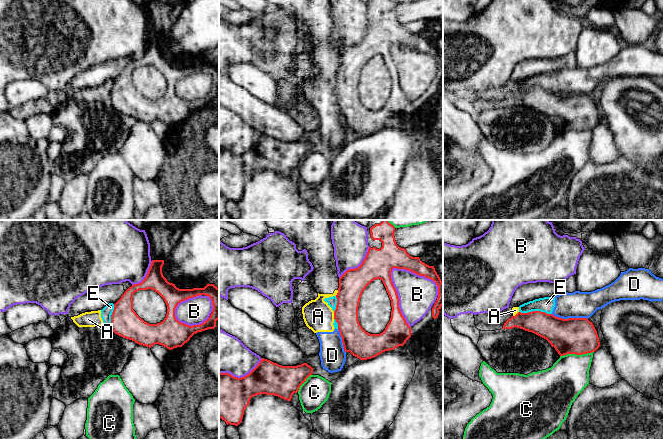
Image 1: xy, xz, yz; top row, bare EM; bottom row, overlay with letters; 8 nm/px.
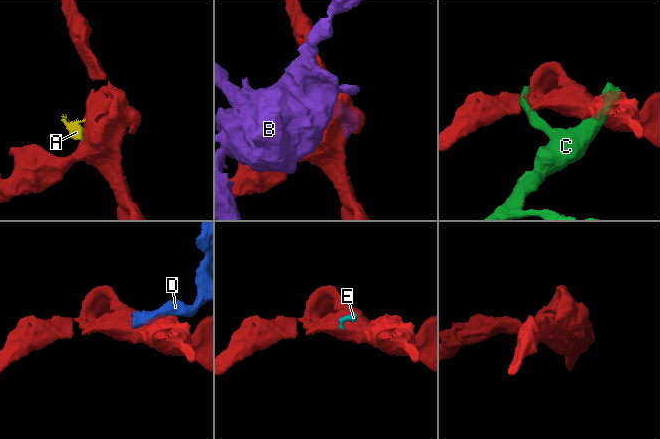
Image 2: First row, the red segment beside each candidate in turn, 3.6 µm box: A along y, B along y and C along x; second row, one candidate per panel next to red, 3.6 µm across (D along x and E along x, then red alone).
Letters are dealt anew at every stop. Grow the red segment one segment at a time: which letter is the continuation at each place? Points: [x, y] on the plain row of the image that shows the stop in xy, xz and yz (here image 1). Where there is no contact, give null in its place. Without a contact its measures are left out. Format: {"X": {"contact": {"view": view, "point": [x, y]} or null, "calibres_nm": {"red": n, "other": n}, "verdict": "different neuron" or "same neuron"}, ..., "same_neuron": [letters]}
{"A": {"contact": {"view": "xz", "point": [334, 91]}, "calibres_nm": {"red": 200, "other": 240}, "verdict": "different neuron"}, "B": {"contact": {"view": "xz", "point": [398, 73]}, "calibres_nm": {"red": 170, "other": 300}, "verdict": "different neuron"}, "C": {"contact": {"view": "yz", "point": [576, 130]}, "calibres_nm": {"red": 300, "other": 320}, "verdict": "different neuron"}, "D": {"contact": {"view": "yz", "point": [570, 94]}, "calibres_nm": {"red": 300, "other": 220}, "verdict": "different neuron"}, "E": {"contact": {"view": "yz", "point": [535, 87]}, "calibres_nm": {"red": 220, "other": 120}, "verdict": "different neuron"}, "same_neuron": []}

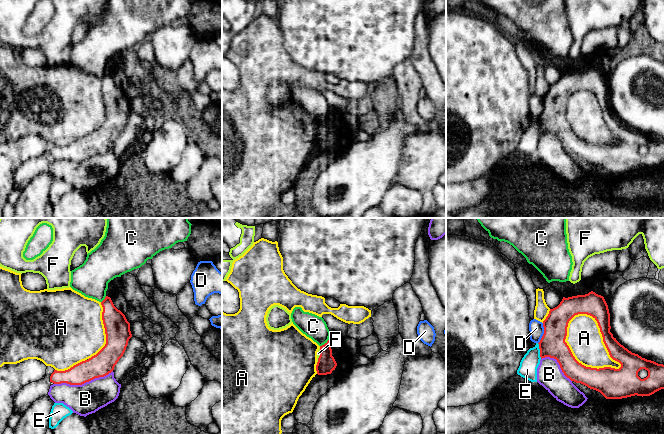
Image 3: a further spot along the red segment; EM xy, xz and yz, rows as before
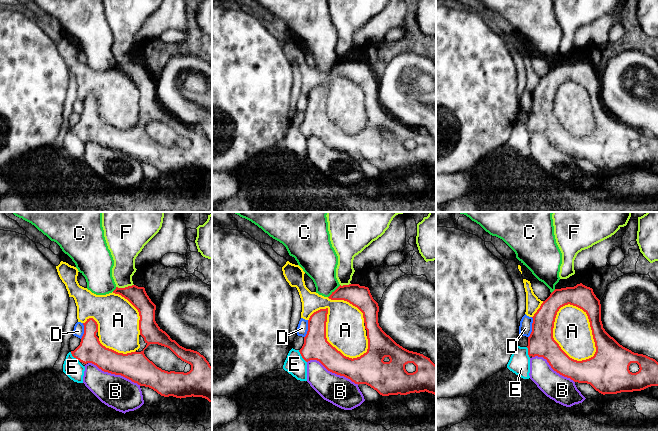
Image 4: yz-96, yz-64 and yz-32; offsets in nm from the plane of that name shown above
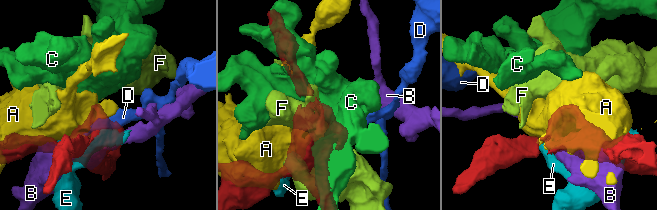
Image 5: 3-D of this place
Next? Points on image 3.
{"A": {"contact": {"view": "yz", "point": [600, 107]}, "calibres_nm": {"red": 180, "other": 280}, "verdict": "different neuron"}, "B": {"contact": {"view": "xy", "point": [83, 159]}, "calibres_nm": {"red": 190, "other": 240}, "verdict": "different neuron"}, "C": {"contact": {"view": "xz", "point": [325, 119]}, "calibres_nm": {"red": 150, "other": 190}, "verdict": "different neuron"}, "D": {"contact": {"view": "yz", "point": [544, 109]}, "calibres_nm": {"red": 200, "other": 120}, "verdict": "different neuron"}, "E": {"contact": {"view": "yz", "point": [540, 127]}, "calibres_nm": {"red": 200, "other": 140}, "verdict": "different neuron"}, "F": {"contact": {"view": "xz", "point": [320, 131]}, "calibres_nm": {"red": 150, "other": 30}, "verdict": "different neuron"}, "same_neuron": []}

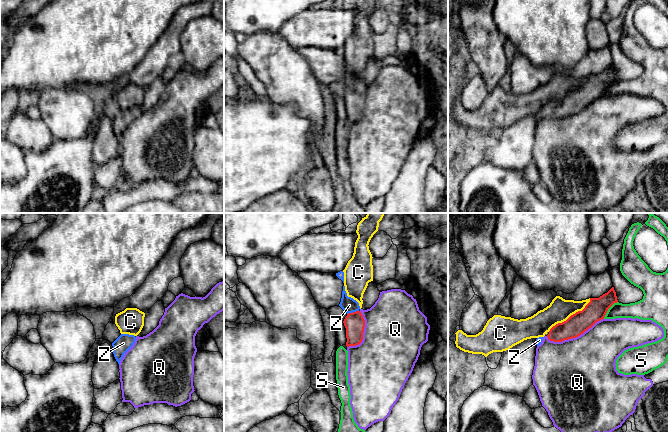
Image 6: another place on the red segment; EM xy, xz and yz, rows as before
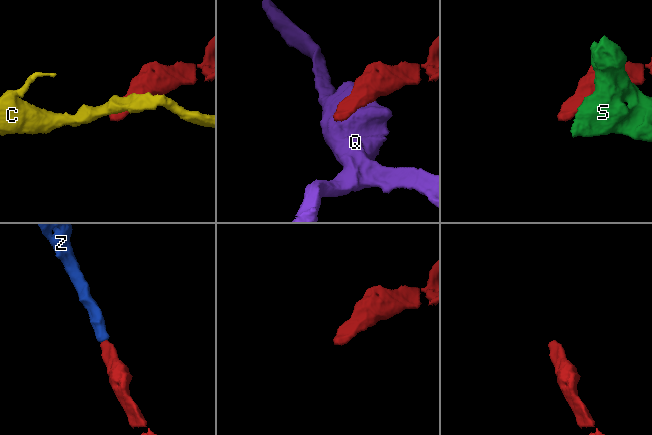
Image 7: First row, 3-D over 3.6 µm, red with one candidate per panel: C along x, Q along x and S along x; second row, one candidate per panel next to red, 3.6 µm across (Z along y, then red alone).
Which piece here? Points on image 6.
{"C": {"contact": {"view": "yz", "point": [571, 91]}, "calibres_nm": {"red": 170, "other": 190}, "verdict": "different neuron"}, "Q": {"contact": {"view": "yz", "point": [574, 113]}, "calibres_nm": {"red": 170, "other": 500}, "verdict": "different neuron"}, "S": {"contact": {"view": "yz", "point": [608, 84]}, "calibres_nm": {"red": 170, "other": 130}, "verdict": "different neuron"}, "Z": {"contact": {"view": "xz", "point": [352, 89]}, "calibres_nm": {"red": 160, "other": 120}, "verdict": "same neuron"}, "same_neuron": ["Z"]}

